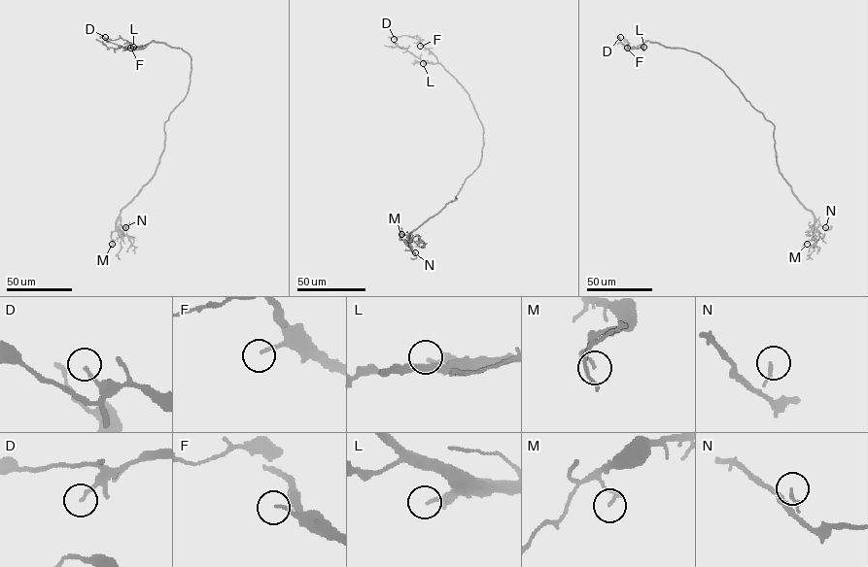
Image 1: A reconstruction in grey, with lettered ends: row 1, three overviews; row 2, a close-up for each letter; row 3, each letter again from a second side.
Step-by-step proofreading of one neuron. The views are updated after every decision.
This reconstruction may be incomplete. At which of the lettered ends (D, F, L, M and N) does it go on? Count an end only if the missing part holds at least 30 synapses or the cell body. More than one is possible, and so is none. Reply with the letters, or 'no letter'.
F

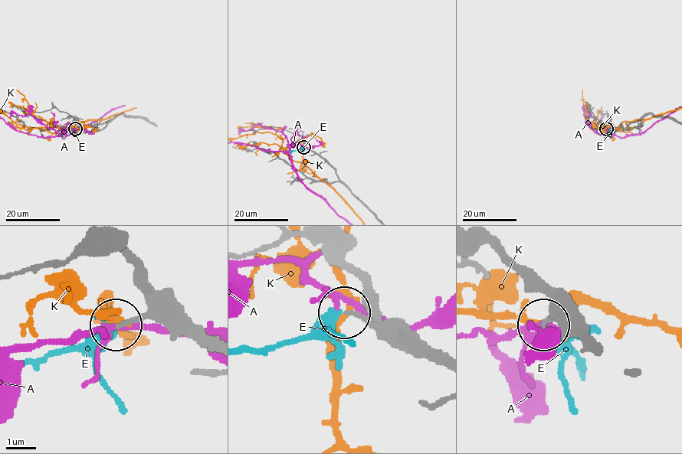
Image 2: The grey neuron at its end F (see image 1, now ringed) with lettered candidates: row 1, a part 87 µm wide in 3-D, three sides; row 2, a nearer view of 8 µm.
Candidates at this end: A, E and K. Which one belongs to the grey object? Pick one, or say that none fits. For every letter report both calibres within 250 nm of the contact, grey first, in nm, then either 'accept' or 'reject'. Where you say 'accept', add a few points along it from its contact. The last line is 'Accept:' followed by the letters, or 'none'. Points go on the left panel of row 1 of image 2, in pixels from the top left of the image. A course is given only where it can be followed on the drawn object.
A: calibres 240 and 190 nm; reject
E: calibres 140 and 320 nm; accept; course (75, 129), (60, 135)
K: calibres 150 and 180 nm; reject
Accept: E

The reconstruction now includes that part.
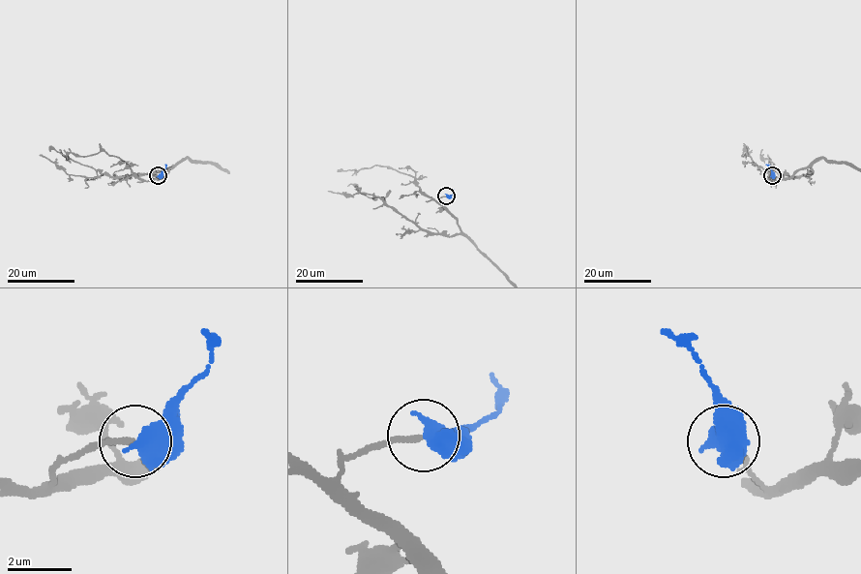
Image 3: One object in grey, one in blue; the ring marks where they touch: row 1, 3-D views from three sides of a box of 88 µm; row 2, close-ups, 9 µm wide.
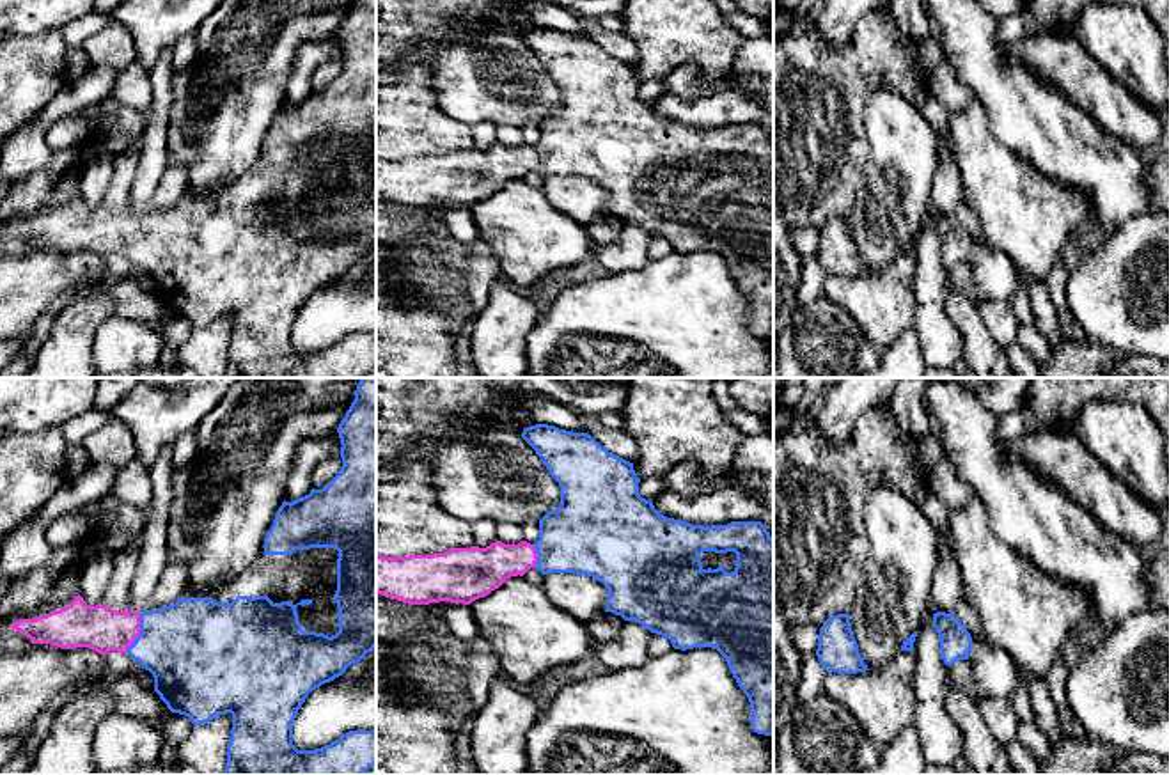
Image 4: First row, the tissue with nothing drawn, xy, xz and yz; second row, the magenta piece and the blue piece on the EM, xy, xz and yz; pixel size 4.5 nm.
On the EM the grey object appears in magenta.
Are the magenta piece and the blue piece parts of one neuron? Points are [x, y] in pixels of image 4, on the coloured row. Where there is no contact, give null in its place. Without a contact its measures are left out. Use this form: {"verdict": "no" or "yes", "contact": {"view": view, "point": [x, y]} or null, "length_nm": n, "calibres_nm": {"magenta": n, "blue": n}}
{"verdict": "yes", "contact": {"view": "xy", "point": [139, 634]}, "length_nm": 190, "calibres_nm": {"magenta": 200, "blue": 440}}

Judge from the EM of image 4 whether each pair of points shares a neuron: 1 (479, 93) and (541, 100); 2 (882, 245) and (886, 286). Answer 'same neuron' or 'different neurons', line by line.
1: same neuron
2: different neurons

